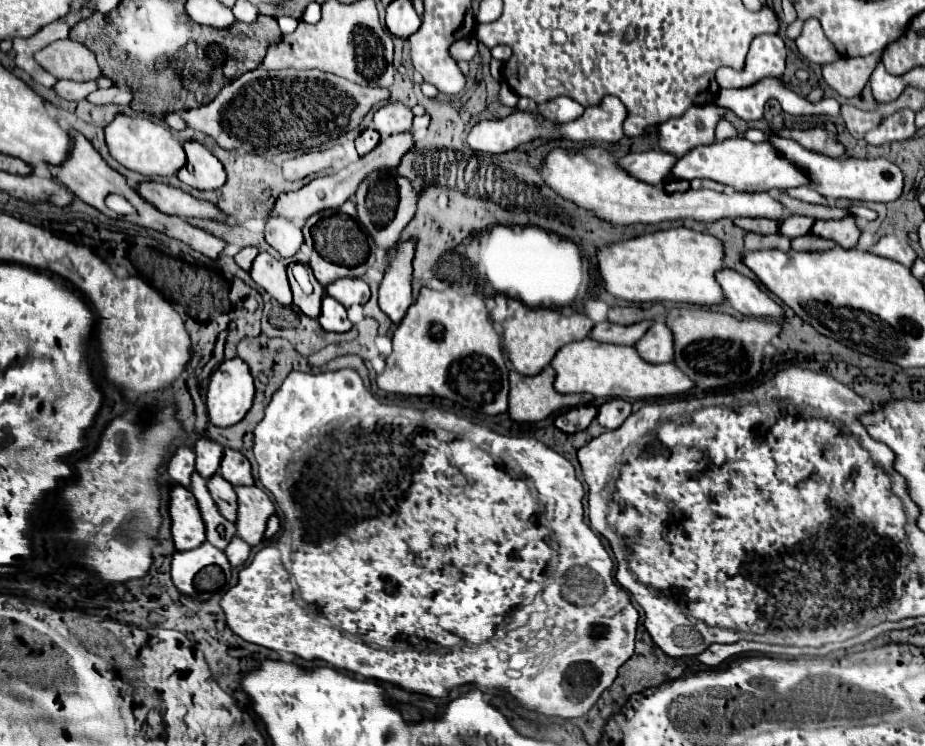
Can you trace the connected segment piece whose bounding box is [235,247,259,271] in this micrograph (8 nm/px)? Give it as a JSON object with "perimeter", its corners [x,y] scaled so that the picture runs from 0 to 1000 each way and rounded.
{"perimeter":[[[265,331],[265,334],[261,334],[261,336],[254,342],[254,347],[265,347],[265,363],[269,363],[278,342],[280,342],[280,334],[278,334],[278,331]]]}

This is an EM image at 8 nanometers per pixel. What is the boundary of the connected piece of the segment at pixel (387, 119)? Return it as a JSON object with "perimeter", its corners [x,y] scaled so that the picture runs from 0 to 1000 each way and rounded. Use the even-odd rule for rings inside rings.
{"perimeter":[[[427,135],[427,138],[418,138],[414,143],[410,143],[405,149],[405,176],[412,178],[412,186],[425,181],[425,178],[438,178],[444,173],[444,162],[446,162],[446,151],[440,141]]]}

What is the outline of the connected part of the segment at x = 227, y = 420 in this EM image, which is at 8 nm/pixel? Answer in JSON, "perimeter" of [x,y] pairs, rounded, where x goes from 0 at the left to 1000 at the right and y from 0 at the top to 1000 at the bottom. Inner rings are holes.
{"perimeter":[[[258,479],[241,484],[228,503],[224,519],[224,554],[235,572],[250,572],[258,567],[274,540],[274,505],[267,487]]]}

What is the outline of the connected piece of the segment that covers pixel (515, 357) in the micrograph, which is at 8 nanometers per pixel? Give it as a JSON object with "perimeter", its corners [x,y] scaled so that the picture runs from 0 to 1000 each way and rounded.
{"perimeter":[[[535,395],[535,403],[537,412],[531,417],[531,428],[544,433],[544,457],[550,473],[550,484],[563,503],[581,503],[583,497],[587,497],[587,492],[596,487],[600,473],[609,462],[632,454],[643,438],[643,433],[628,417],[609,420],[604,414],[589,414],[589,412],[574,414],[563,403],[546,395]]]}

